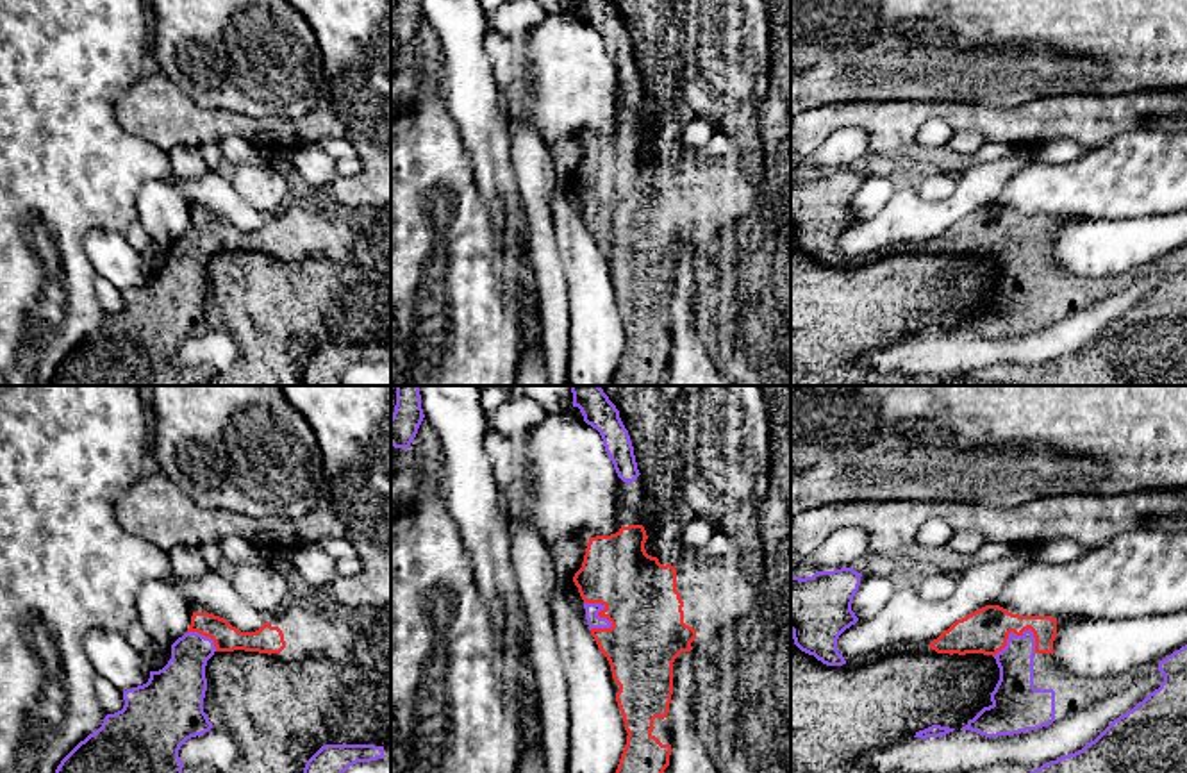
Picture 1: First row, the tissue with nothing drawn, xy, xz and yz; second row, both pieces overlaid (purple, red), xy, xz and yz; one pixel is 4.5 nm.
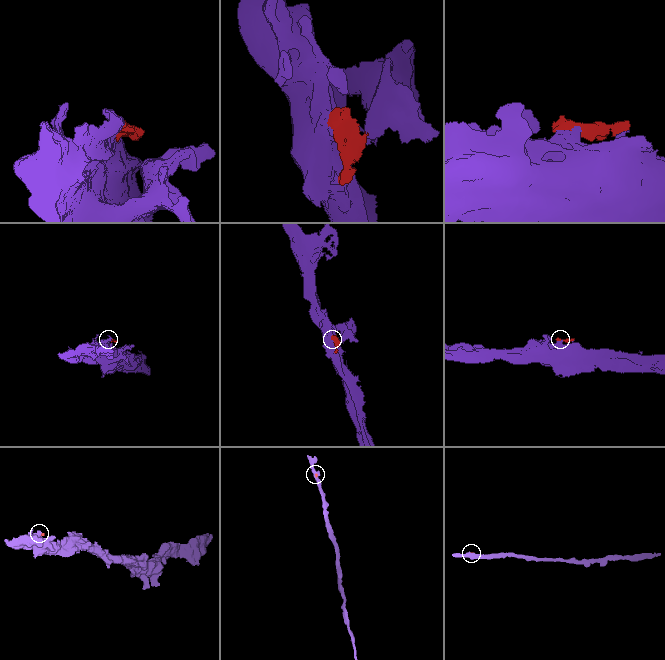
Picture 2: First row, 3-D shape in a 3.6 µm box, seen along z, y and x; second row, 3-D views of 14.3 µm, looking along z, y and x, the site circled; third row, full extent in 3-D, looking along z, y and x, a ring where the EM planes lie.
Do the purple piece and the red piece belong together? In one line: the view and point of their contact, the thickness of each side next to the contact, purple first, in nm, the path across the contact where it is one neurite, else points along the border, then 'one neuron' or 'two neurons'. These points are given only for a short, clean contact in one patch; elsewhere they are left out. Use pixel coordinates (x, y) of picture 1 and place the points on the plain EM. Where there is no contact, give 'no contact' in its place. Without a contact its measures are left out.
contact yz (1009, 234); calibres 170 and 200 nm; way yz (1014, 290), (1014, 243), (1009, 234), (986, 231); one neuron

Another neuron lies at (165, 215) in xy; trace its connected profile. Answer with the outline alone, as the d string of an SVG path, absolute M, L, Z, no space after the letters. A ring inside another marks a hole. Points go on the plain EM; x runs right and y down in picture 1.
M146 180L137 193L136 207L137 221L159 245L173 245L191 225L189 204L166 180Z

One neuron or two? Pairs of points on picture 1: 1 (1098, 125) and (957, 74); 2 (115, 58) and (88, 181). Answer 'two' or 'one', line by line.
1: two
2: one

